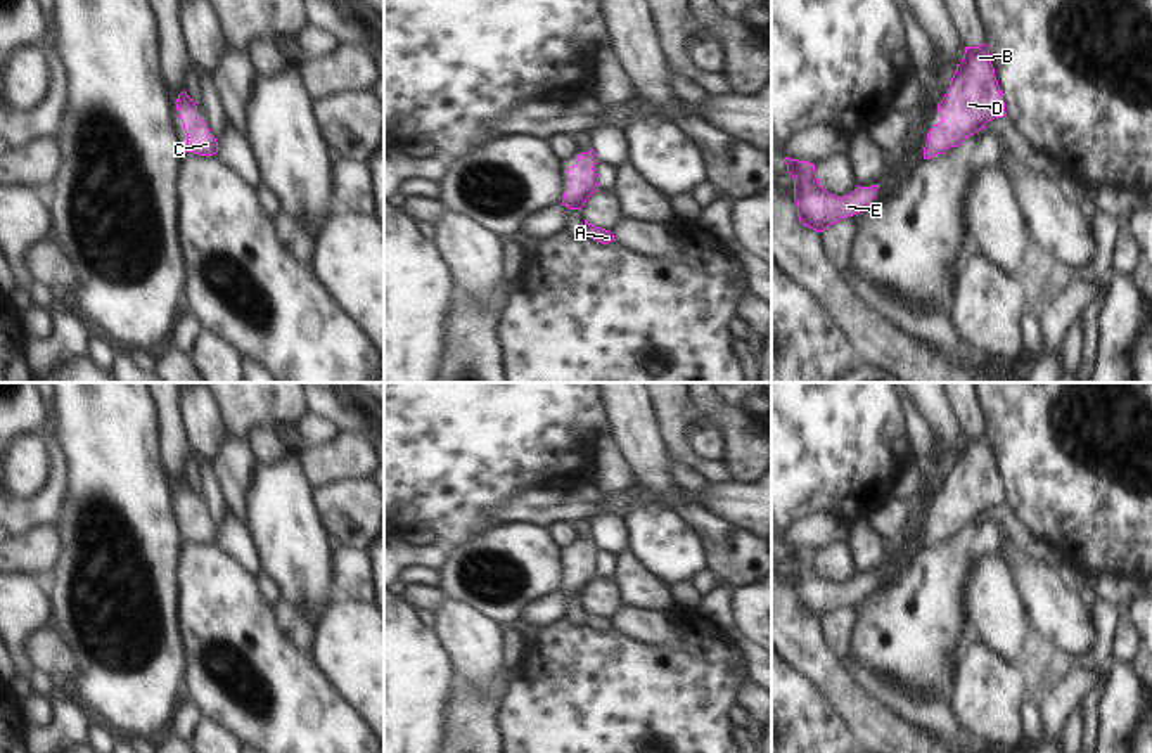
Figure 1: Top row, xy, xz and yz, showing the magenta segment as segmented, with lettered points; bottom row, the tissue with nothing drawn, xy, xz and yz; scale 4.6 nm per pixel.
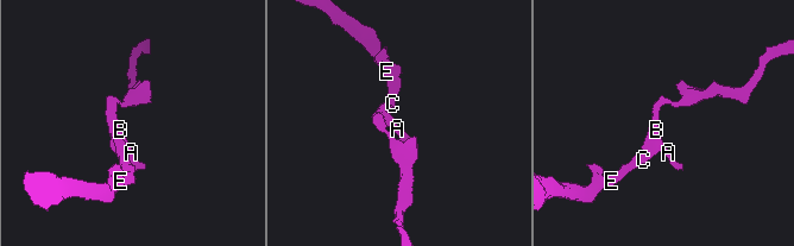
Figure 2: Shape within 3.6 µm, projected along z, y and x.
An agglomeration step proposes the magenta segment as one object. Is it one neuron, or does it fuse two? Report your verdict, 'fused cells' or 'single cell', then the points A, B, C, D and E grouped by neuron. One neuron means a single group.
single cell; A B C D E

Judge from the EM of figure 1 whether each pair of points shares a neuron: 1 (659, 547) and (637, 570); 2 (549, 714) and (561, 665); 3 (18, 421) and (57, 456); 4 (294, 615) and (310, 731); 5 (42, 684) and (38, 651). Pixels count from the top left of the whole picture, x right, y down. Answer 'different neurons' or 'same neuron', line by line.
1: different neurons
2: same neuron
3: different neurons
4: different neurons
5: different neurons

